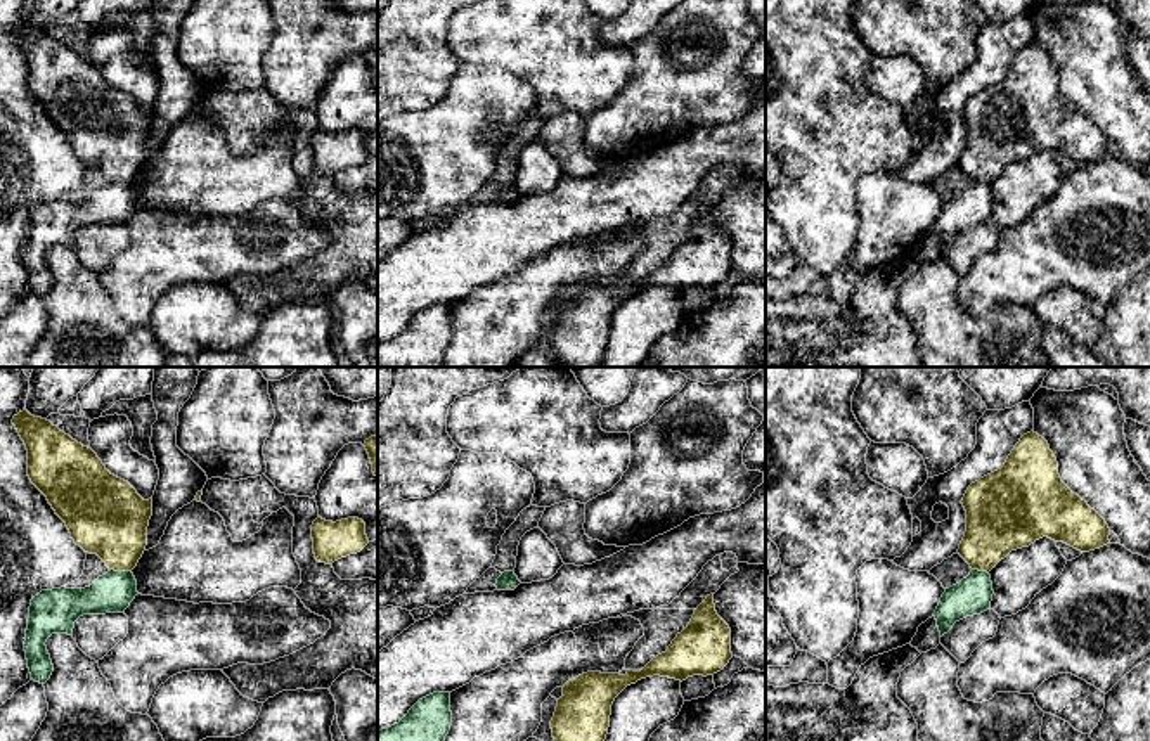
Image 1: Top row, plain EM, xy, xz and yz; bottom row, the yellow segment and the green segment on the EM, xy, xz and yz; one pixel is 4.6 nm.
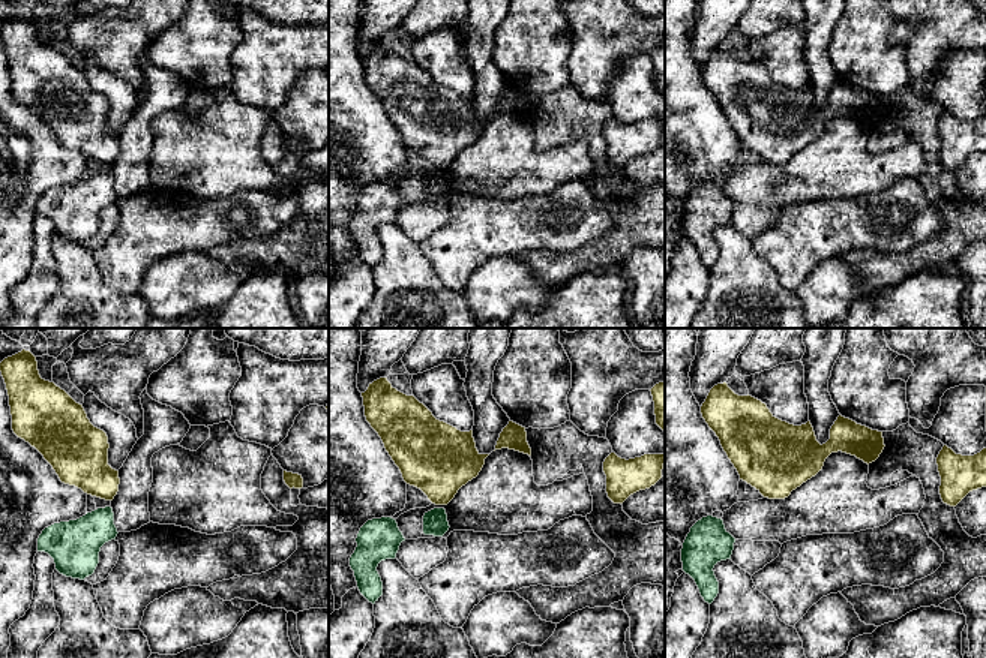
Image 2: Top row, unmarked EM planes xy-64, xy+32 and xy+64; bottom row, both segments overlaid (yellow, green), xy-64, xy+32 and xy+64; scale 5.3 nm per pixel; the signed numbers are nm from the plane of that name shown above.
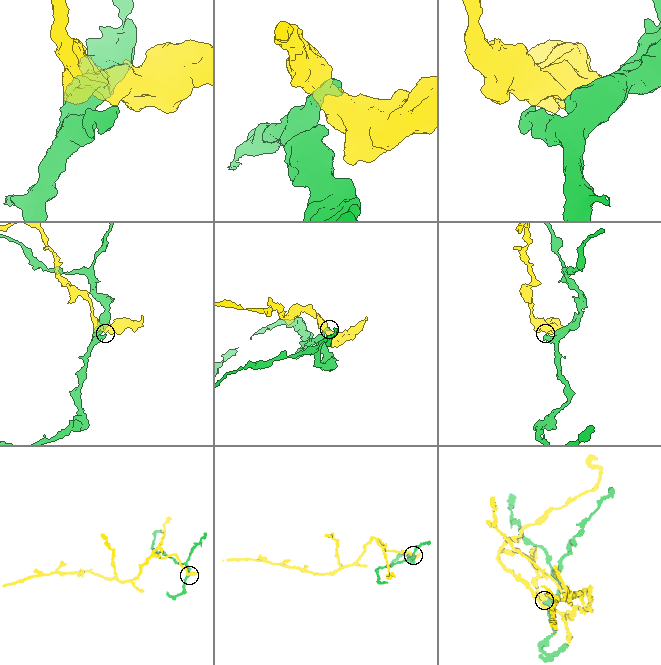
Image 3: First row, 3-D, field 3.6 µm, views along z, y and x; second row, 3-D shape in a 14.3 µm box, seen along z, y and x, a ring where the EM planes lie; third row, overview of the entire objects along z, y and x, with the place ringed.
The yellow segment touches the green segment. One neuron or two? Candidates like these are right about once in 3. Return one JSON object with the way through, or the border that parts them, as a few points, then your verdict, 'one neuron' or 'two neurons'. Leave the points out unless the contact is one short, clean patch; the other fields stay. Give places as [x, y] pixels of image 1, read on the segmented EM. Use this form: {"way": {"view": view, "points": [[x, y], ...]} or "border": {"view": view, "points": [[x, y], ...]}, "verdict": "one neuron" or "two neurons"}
{"border": {"view": "xy", "points": [[111, 568], [130, 572]]}, "verdict": "two neurons"}

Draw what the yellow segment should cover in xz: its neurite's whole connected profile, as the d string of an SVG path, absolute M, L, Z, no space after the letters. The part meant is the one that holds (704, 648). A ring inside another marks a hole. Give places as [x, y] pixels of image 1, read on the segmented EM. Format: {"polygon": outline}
{"polygon": "M710 594L669 649L641 672L627 670L625 675L587 672L568 680L551 720L552 738L554 741L604 741L611 705L627 686L653 675L681 682L693 675L714 675L731 658L731 628L717 615Z"}

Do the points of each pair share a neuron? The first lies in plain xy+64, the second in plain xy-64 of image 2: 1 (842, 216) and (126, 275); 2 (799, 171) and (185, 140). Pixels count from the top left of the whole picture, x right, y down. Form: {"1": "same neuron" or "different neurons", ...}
{"1": "same neuron", "2": "same neuron"}

